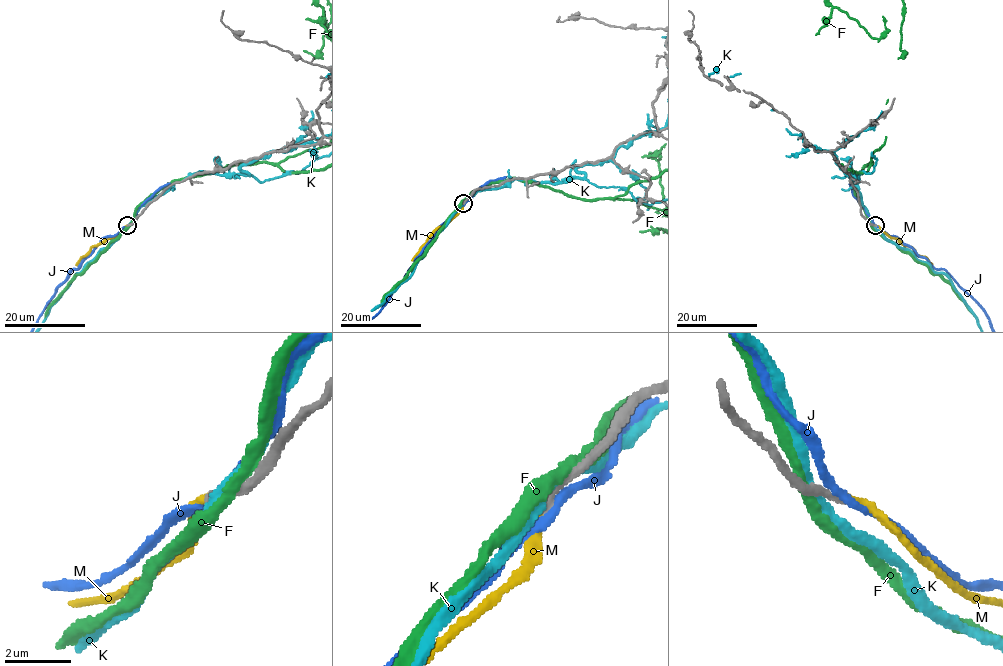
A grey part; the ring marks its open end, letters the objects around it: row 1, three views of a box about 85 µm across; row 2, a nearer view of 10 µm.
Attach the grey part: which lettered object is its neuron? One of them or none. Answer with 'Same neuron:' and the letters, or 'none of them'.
Same neuron: M

